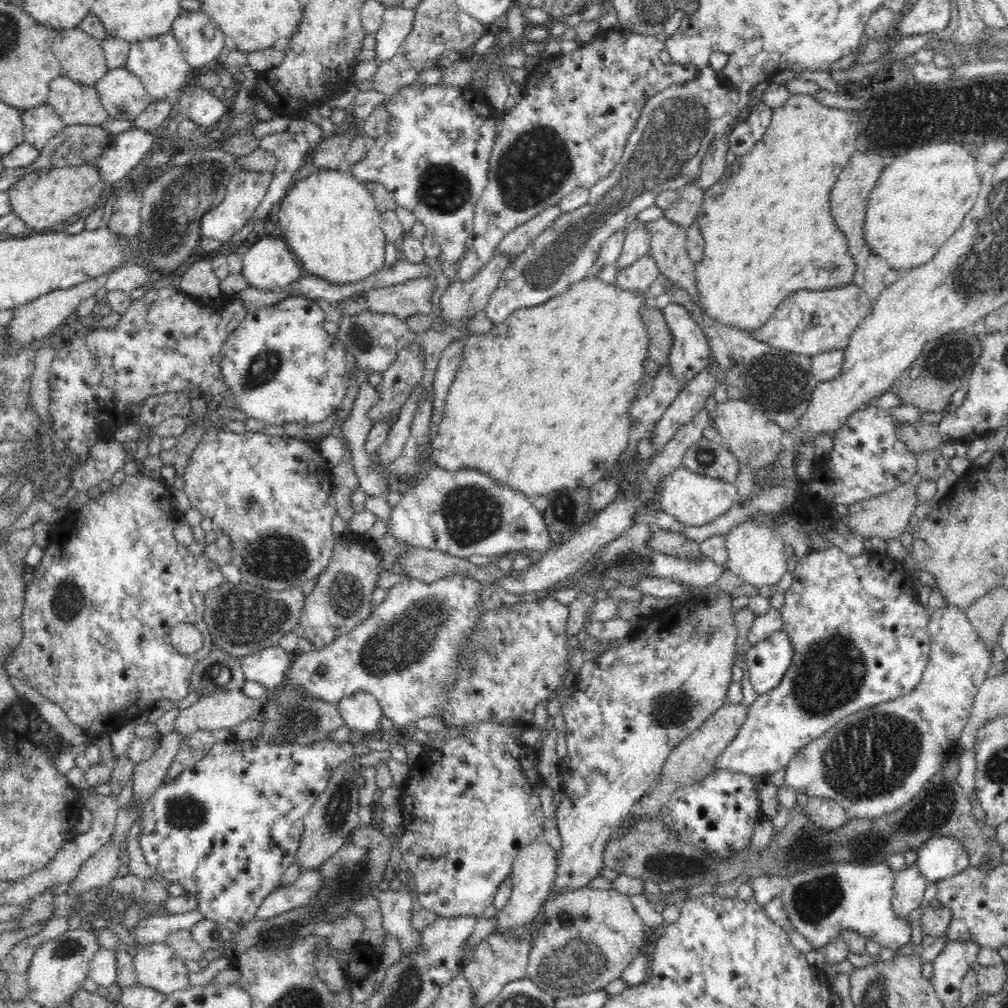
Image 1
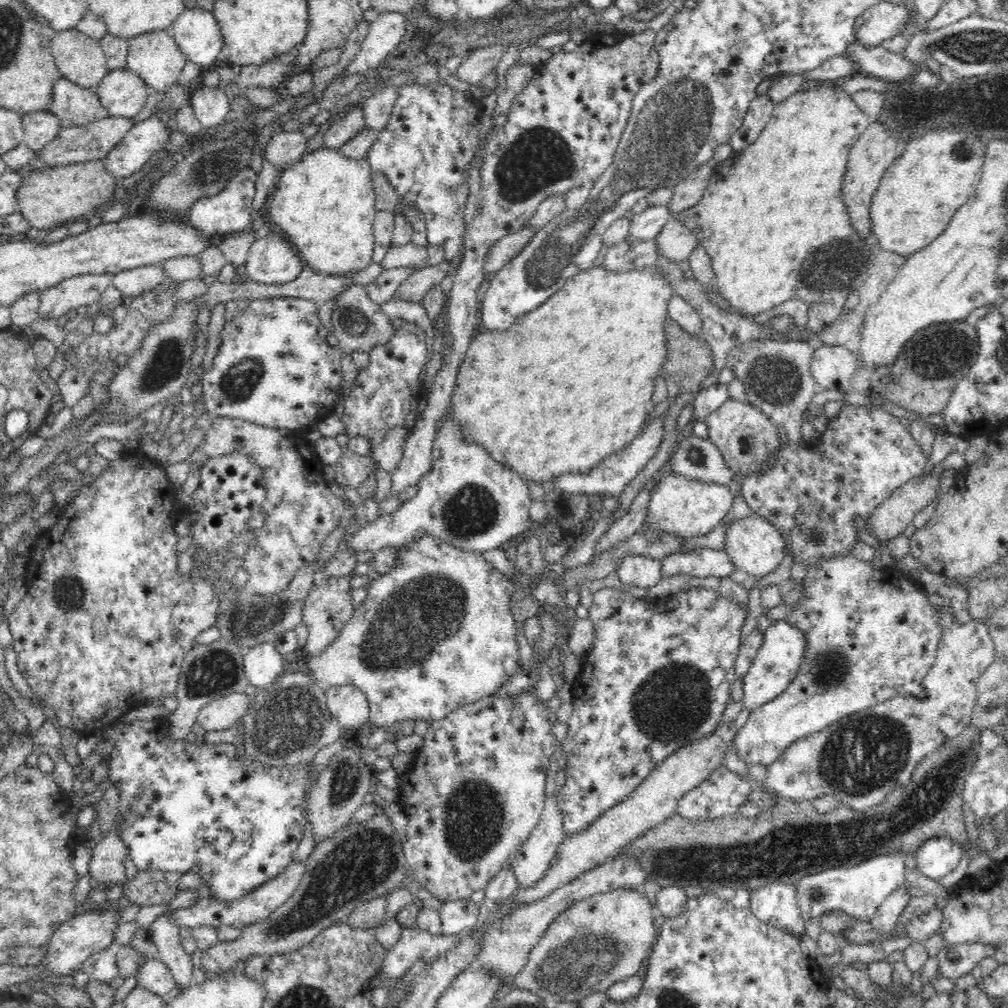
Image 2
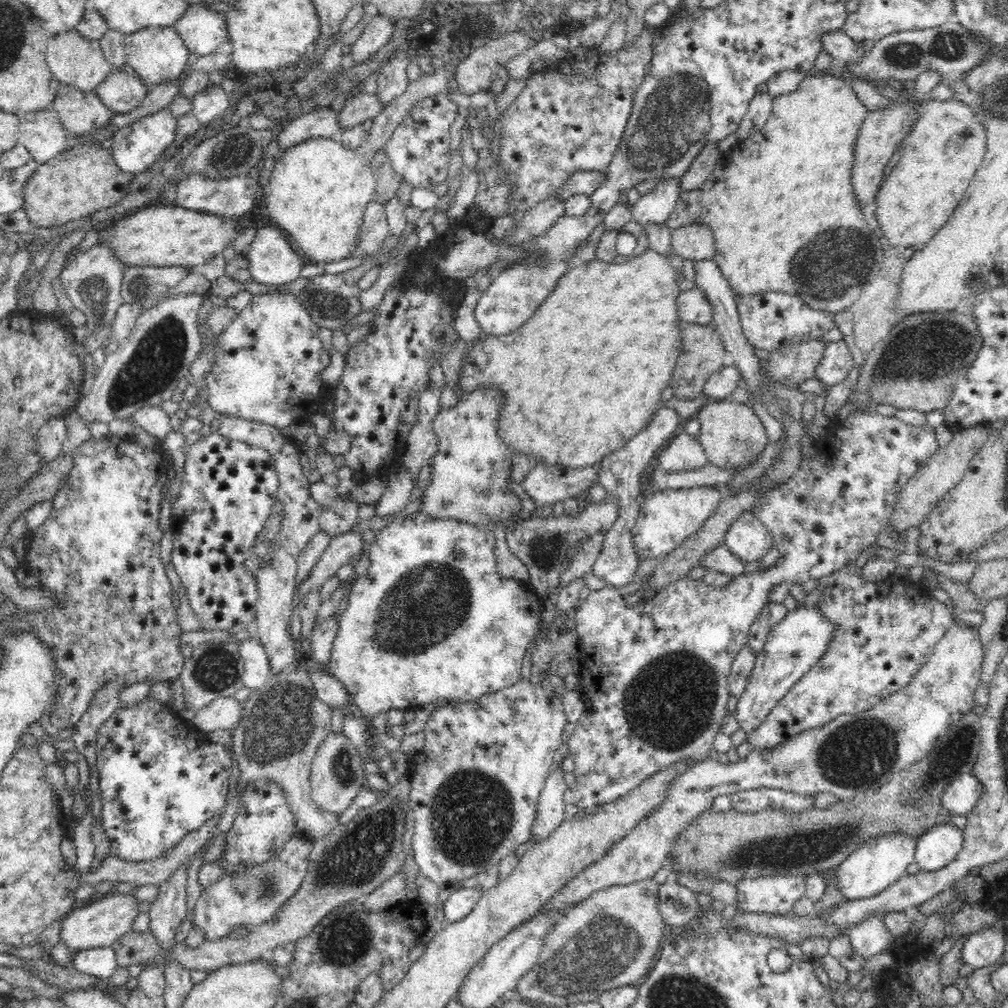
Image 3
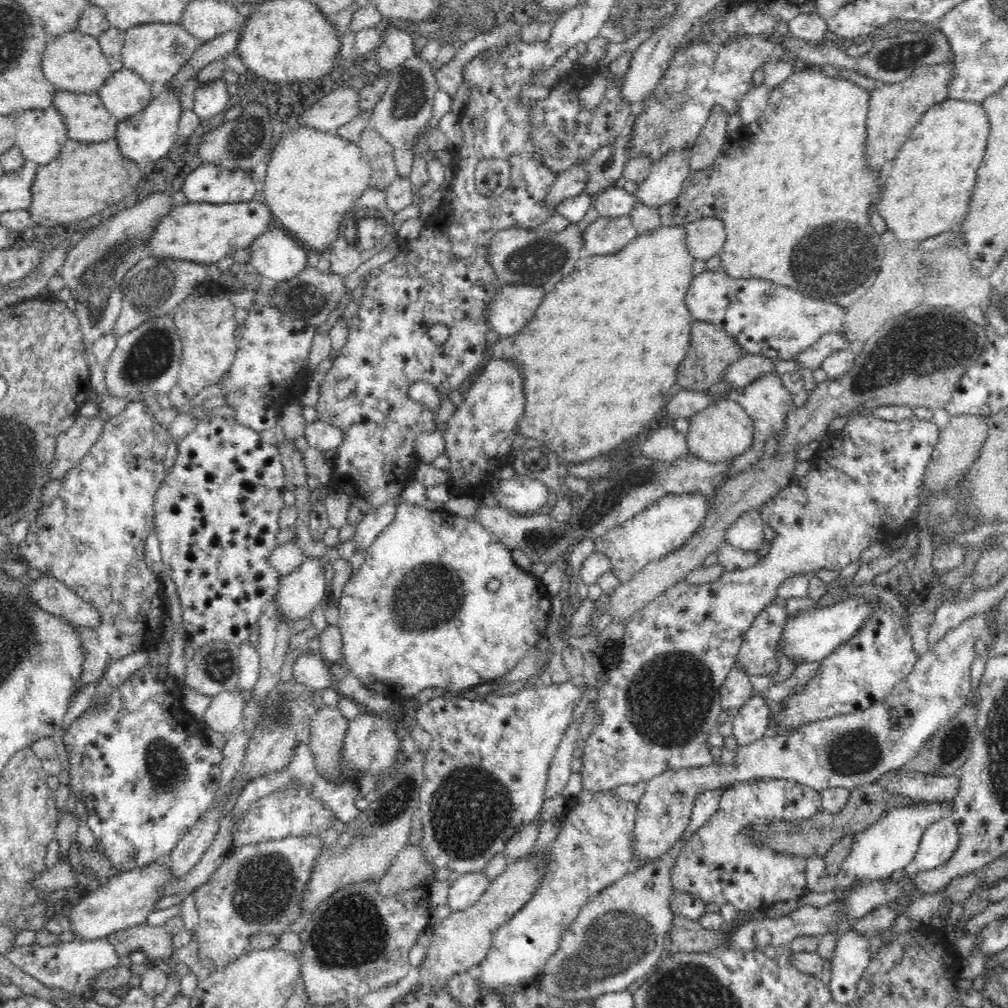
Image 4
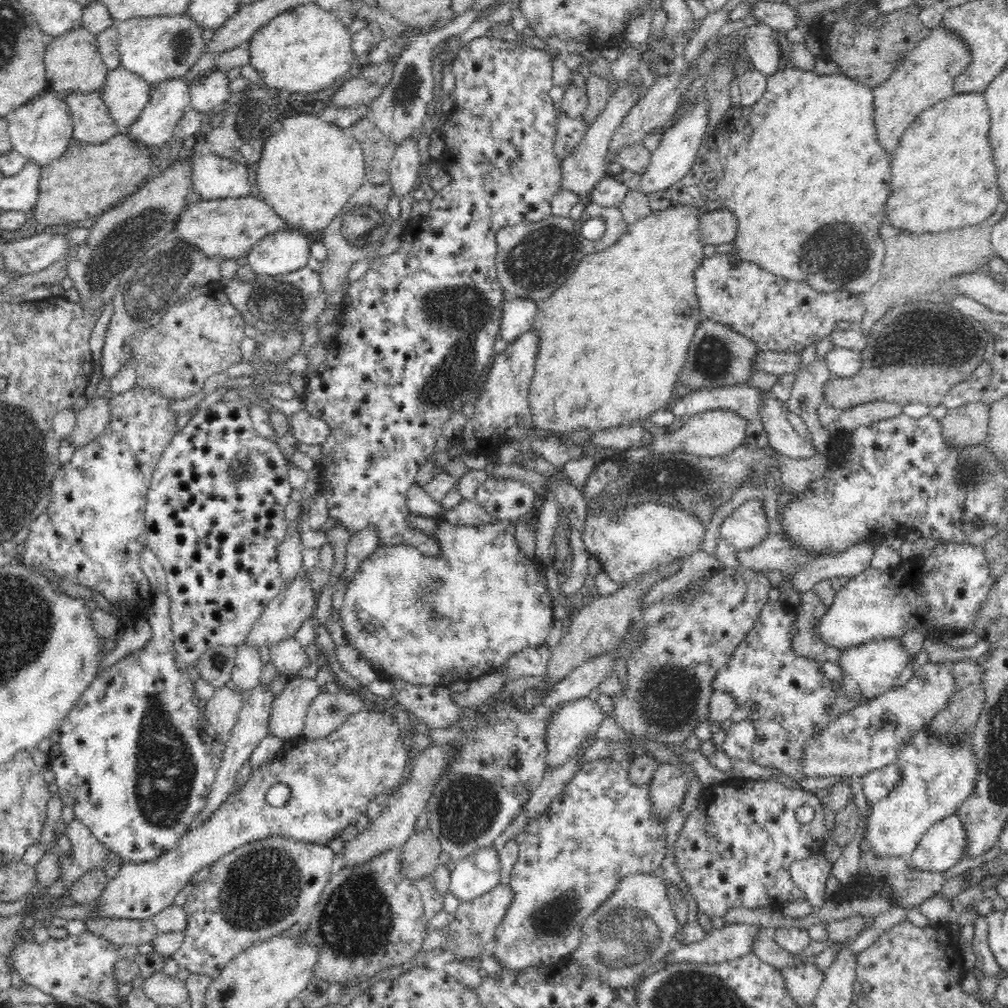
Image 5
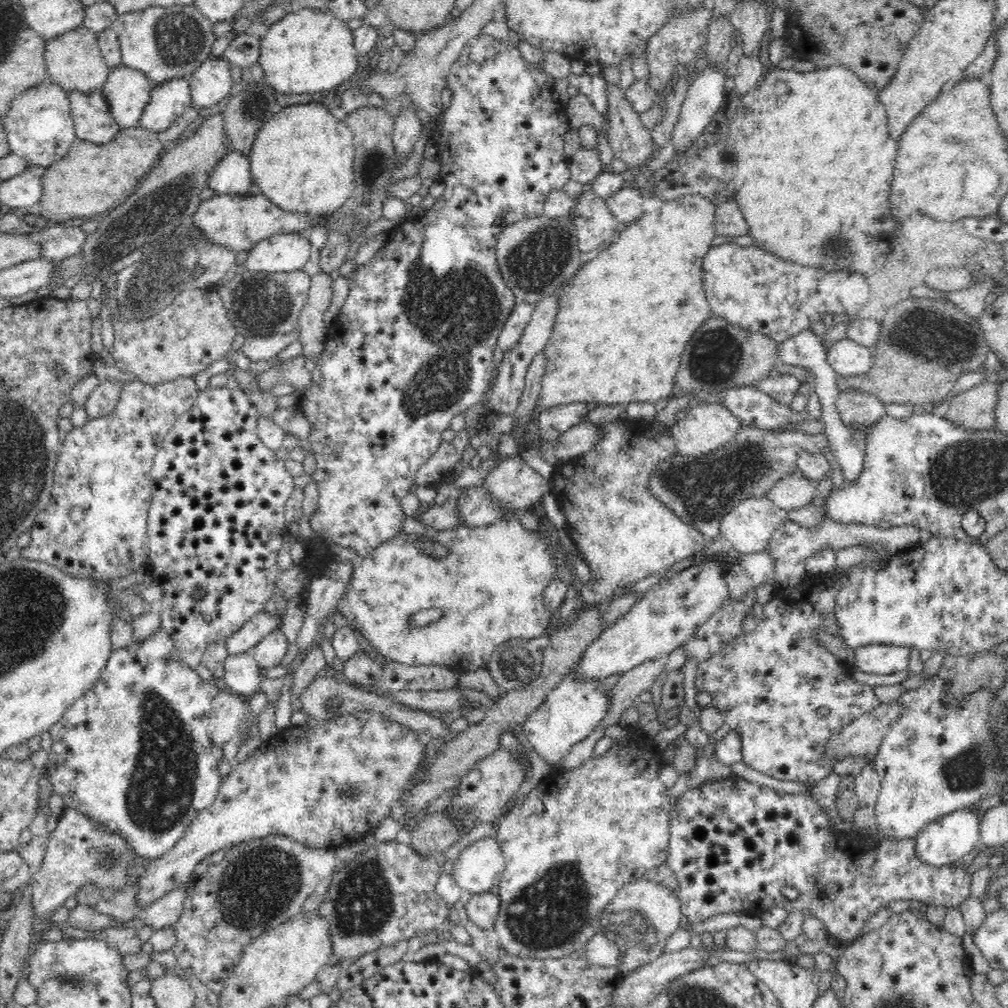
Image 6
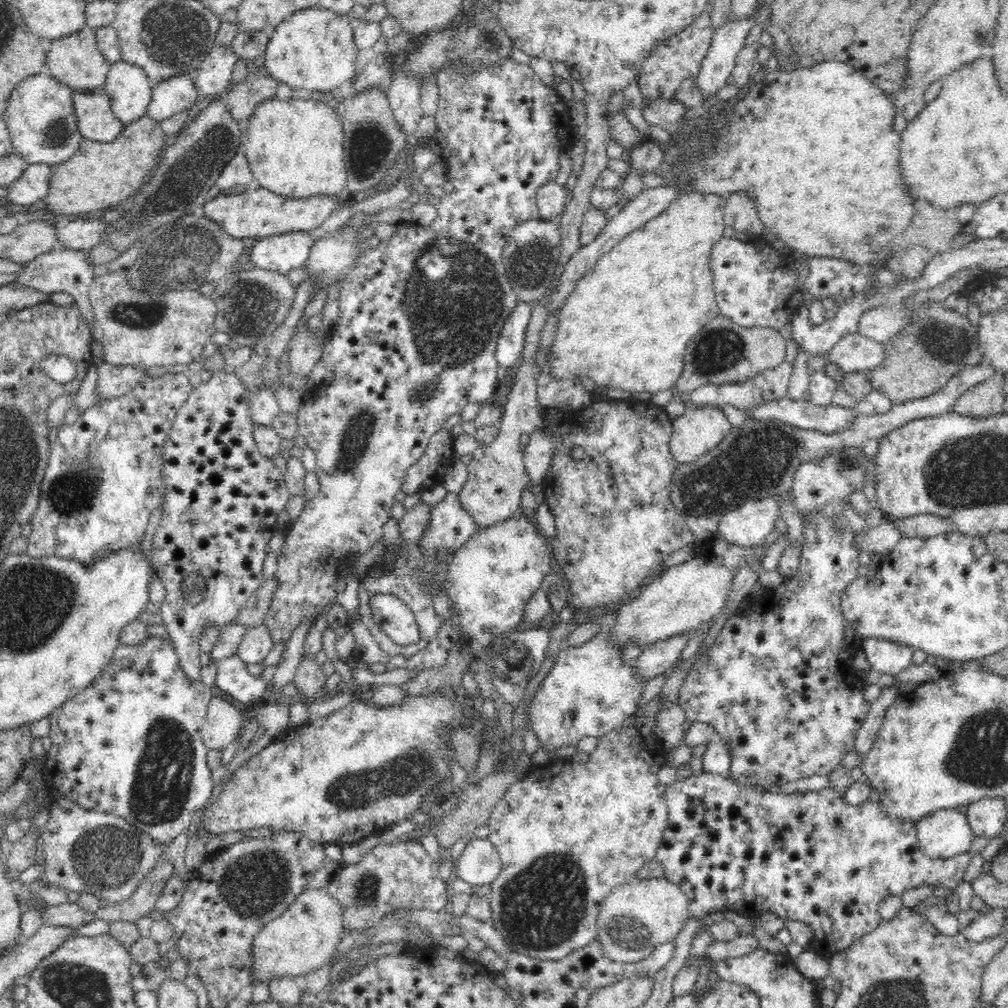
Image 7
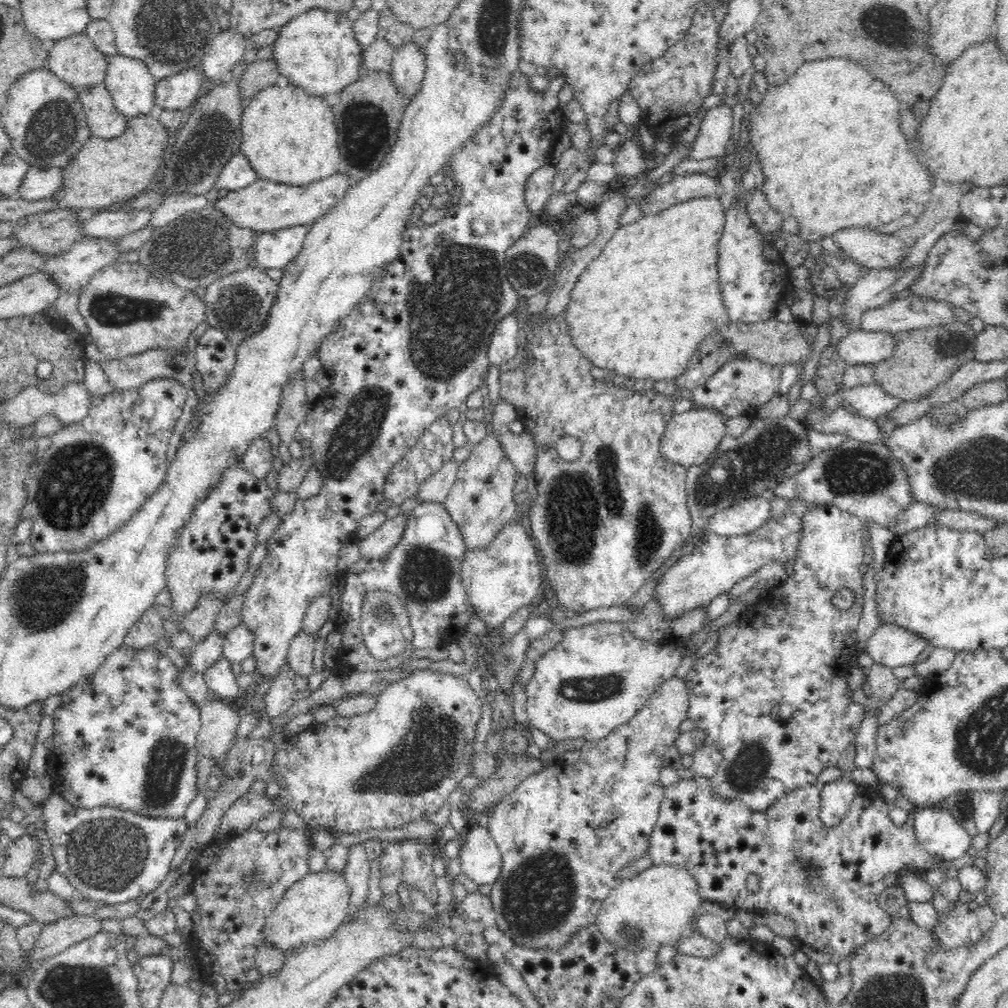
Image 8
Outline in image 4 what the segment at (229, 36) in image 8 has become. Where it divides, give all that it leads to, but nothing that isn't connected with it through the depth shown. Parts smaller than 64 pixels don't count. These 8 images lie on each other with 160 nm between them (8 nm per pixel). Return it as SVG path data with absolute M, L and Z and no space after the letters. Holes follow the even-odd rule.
M220 78L200 85L194 92L193 112L205 121L226 110L231 96L228 93L228 84Z

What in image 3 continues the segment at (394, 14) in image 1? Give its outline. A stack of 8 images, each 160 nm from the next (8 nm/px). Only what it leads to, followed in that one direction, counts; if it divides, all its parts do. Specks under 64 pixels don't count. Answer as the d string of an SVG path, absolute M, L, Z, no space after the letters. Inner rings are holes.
M380 14L370 20L370 24L366 26L351 48L351 55L356 64L363 64L364 61L376 55L382 46L388 44L394 30L392 27L394 23L394 19L390 17L384 19Z

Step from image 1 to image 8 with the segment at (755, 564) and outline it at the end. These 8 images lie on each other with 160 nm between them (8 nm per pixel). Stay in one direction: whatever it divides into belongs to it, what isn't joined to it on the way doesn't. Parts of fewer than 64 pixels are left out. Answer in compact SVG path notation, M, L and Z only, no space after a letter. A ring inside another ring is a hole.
M762 495L748 497L715 512L709 518L707 530L719 536L746 536L770 517L770 500Z

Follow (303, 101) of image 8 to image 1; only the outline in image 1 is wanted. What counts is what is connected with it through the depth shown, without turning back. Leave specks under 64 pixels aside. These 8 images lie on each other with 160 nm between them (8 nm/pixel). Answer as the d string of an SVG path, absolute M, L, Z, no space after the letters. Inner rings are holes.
M350 168L316 169L308 177L293 182L279 206L277 226L280 237L289 245L304 274L343 285L358 282L385 267L384 246L387 240L381 227L382 213L377 209L374 196L350 173Z

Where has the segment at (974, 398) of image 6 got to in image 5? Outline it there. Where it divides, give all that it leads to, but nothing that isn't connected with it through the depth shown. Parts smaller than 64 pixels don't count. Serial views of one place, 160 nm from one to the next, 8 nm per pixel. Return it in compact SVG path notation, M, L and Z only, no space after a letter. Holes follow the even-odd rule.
M980 402L948 409L941 420L942 435L948 445L964 448L987 444L990 405Z

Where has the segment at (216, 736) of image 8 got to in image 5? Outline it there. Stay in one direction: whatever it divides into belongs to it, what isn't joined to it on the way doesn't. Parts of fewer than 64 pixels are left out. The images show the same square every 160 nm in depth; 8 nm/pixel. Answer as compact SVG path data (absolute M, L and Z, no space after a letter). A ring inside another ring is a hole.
M227 687L216 689L205 706L204 713L209 726L217 734L230 734L238 720L244 699L243 692L234 692Z

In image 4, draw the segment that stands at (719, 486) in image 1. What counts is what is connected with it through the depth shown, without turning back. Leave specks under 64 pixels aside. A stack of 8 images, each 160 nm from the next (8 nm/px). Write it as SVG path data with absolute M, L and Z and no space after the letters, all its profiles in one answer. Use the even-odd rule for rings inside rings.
M666 494L664 498L642 509L642 512L633 516L632 520L610 529L606 536L596 537L593 540L595 551L608 556L612 574L626 583L632 580L636 572L640 572L653 561L661 560L665 556L683 548L692 536L700 531L708 514L711 500L703 494Z

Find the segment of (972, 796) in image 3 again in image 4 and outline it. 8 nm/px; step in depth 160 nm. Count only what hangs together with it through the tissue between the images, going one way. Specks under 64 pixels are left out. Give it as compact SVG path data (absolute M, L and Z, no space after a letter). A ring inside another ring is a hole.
M904 767L888 771L879 776L876 782L892 796L908 796L918 802L952 803L960 788L958 774L929 775L918 771L908 771Z

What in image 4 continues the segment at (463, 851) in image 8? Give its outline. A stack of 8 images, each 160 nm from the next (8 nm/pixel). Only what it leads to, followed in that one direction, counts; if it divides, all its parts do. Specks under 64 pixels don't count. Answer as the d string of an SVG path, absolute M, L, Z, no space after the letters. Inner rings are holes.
M484 870L461 874L455 881L452 881L449 888L447 903L451 911L463 911L476 904L490 883Z

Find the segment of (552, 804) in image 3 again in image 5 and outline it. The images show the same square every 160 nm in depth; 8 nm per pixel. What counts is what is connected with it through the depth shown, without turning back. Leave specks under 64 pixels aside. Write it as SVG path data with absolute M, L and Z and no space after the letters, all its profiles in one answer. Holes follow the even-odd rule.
M582 697L571 700L569 703L561 704L549 718L545 728L545 741L547 744L547 766L562 766L570 756L572 756L578 747L588 736L592 736L598 727L602 724L605 715L601 711L601 706L597 699L591 700L588 697Z

